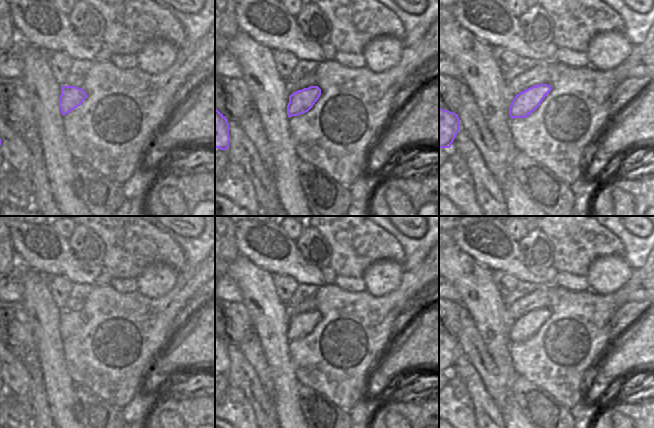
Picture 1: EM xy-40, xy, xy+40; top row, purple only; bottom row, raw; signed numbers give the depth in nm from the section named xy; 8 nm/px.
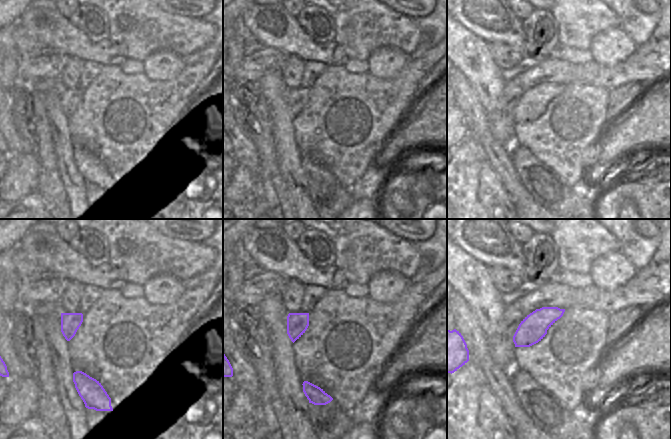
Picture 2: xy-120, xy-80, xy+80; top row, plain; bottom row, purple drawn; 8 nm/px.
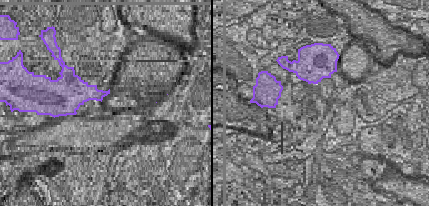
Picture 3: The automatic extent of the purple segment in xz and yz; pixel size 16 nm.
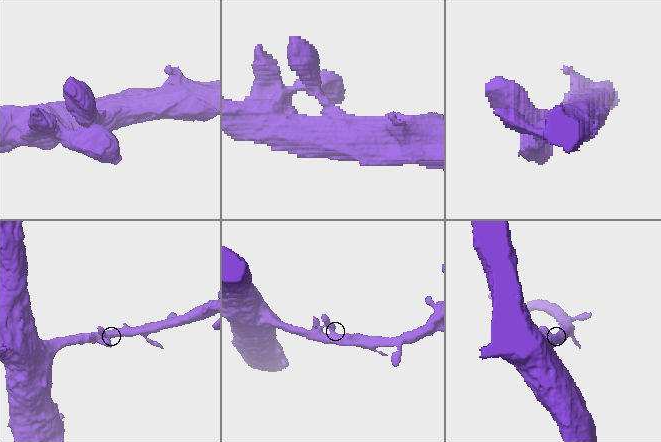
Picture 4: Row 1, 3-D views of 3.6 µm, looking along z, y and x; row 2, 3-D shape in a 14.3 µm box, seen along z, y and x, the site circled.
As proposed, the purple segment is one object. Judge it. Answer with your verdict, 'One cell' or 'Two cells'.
One cell.

